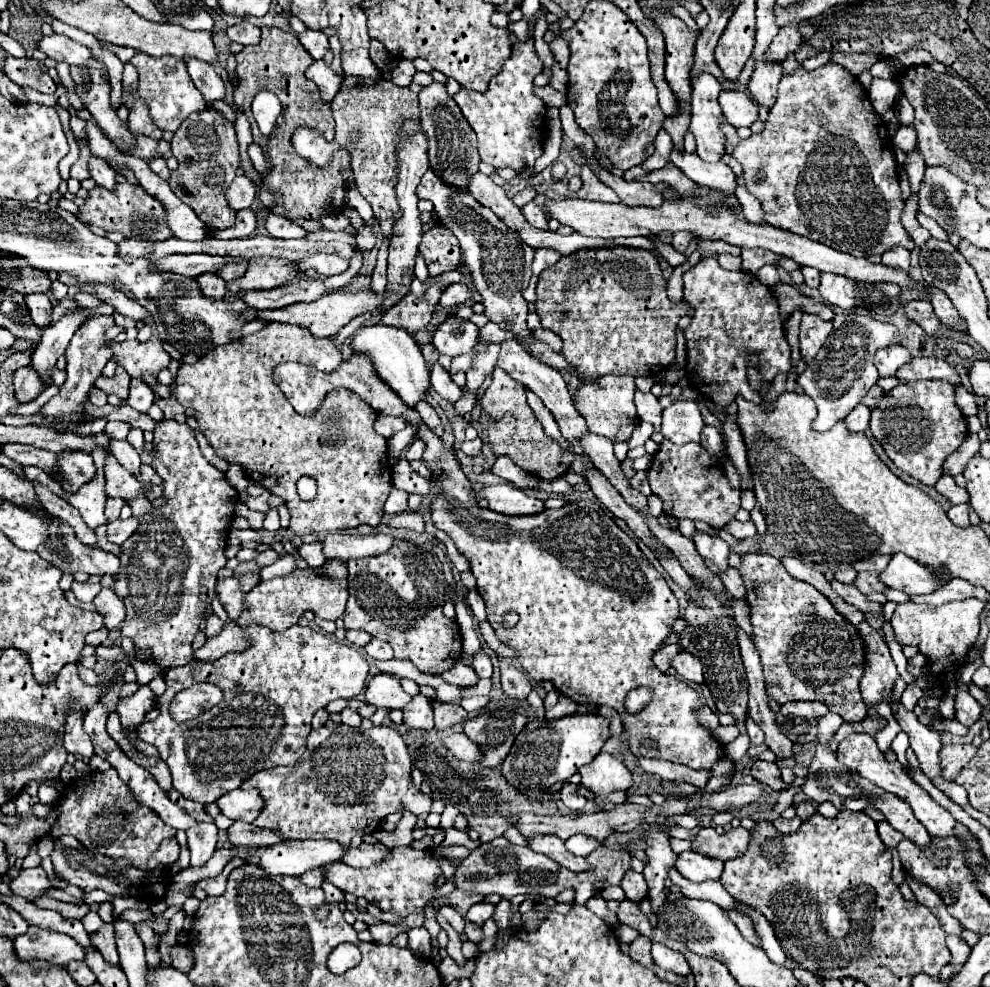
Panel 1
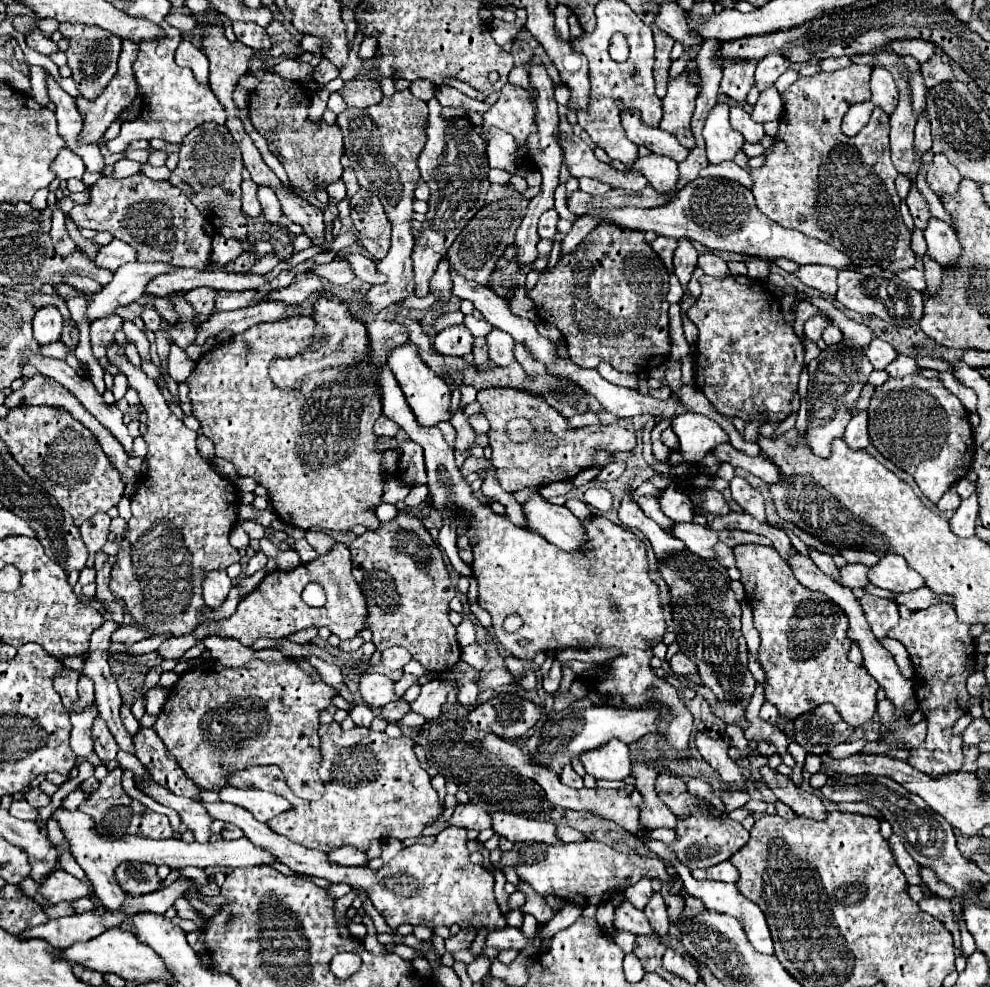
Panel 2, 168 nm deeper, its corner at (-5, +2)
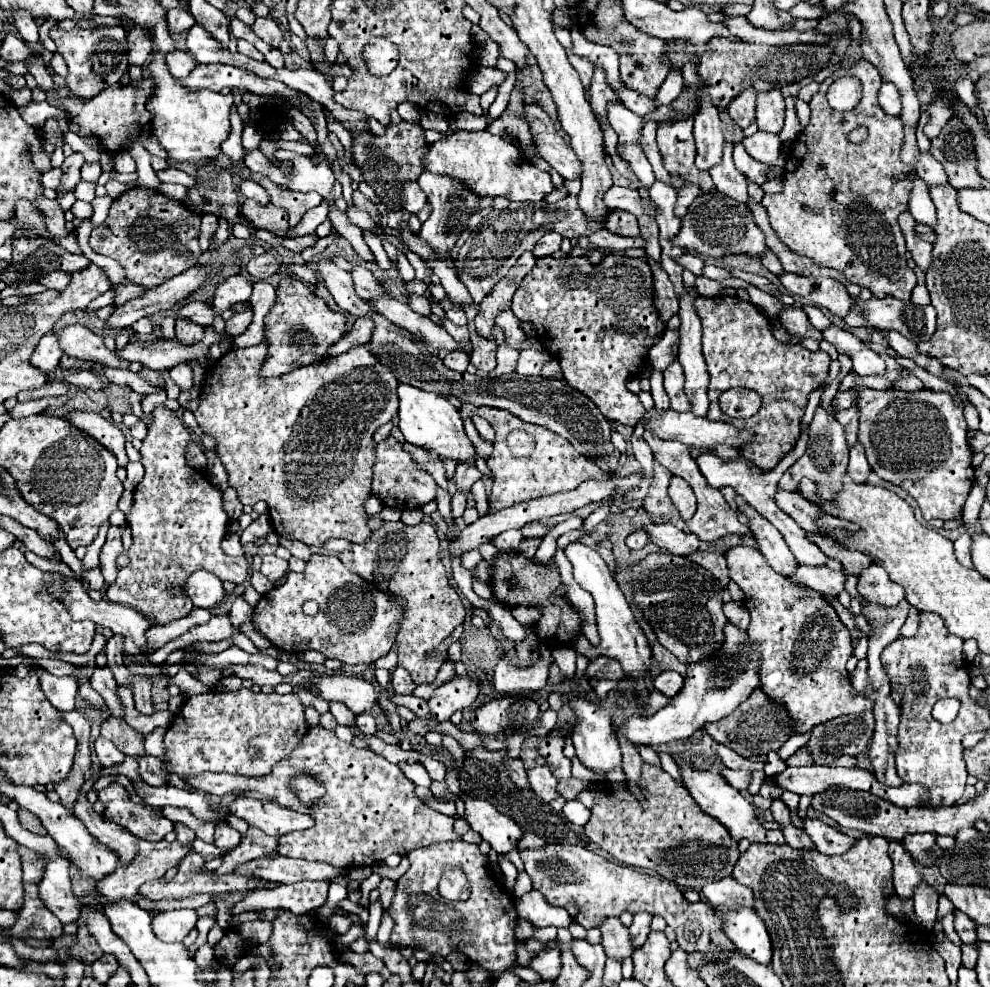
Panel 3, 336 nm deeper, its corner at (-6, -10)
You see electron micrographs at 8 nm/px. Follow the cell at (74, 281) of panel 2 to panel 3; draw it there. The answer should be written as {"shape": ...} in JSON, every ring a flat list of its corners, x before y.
{"shape":[[54,272,54,274,46,274,46,276,42,276,42,278,36,278,36,282,40,282,42,286,46,286,46,288,66,288,66,284,70,282,70,276,68,274,58,274,58,272]]}

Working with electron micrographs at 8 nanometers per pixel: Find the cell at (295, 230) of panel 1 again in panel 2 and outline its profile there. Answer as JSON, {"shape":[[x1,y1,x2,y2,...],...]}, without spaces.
{"shape":[[259,186,259,202,261,202,261,208,263,208,265,220,267,220,269,224,277,226,281,232,289,232,287,226,281,226,281,224,279,224,279,220,283,218,283,210,281,210,279,200,277,200,277,196,273,194,271,188]]}

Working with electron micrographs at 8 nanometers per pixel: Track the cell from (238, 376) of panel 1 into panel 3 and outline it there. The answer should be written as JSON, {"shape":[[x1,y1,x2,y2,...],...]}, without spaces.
{"shape":[[266,342,258,344,258,346,250,346,250,348,232,348,226,356,222,356,218,362,214,362,206,372,206,382,200,394,200,408,194,412,198,426,212,438,216,438,218,442,218,456,222,460,222,466,228,472,228,484,230,488,236,490,238,500,244,506,254,506,258,500,264,500,268,504,268,516,272,520,272,526,276,530,276,534,286,536,290,540,300,540,308,546,322,546,328,538,344,538,348,542,354,544,362,544,368,540,370,536,370,528,368,528,368,514,364,512,364,500,370,498,370,484,372,484,372,466,374,466,374,432,380,424,386,424,392,420,392,416,396,416,398,412,398,380,394,378,394,374,390,372,388,366,380,364,374,354,368,350,368,346,358,346,356,350,350,350,348,354,342,354,338,358,330,358,324,360,320,364,310,364,306,368,294,370,290,374,286,374,284,378,260,378,258,372,264,364,268,346]]}

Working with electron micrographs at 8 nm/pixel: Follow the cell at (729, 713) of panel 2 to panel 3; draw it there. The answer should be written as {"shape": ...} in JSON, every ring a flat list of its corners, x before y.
{"shape":[[756,688,746,702,742,702,732,714,726,718,706,724,706,732,718,742,740,754,742,758,764,756,768,752,778,752,780,746,794,734,794,724,790,722,790,714,786,714,784,706,778,706,772,698,766,698,762,688]]}

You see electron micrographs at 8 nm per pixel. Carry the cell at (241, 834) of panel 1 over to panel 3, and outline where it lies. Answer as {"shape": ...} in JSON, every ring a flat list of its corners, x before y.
{"shape":[[228,824,216,826,216,840,214,840,214,844,220,850,234,850,240,844,240,832,230,828]]}

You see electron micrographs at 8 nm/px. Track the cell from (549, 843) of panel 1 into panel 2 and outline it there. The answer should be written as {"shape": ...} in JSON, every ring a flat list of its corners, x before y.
{"shape":[[493,812,493,830,511,842,545,842,551,846,563,844,553,822,529,820,507,812]]}

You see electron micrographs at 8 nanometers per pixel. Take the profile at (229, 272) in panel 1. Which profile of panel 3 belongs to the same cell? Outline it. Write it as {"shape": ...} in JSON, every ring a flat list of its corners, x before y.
{"shape":[[134,186,112,202,104,226,100,224,92,230,90,246,96,254,104,254,120,262,126,272,126,278,120,284,134,282,154,288,194,266,194,260,202,252,198,240,192,242,190,238,198,238,198,234,200,216,188,212,180,200,172,200,150,188]]}

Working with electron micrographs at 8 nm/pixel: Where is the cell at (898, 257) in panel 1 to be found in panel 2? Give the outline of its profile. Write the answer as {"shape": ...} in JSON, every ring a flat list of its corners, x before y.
{"shape":[[915,268,899,270,897,276,899,276,901,280,905,280,911,288,915,288,915,290,919,290,919,292,925,290,925,278,923,278,923,272,921,272,921,270,915,270]]}

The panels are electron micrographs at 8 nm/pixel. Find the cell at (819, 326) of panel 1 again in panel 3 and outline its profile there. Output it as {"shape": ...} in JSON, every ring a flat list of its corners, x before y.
{"shape":[[782,306,780,312,778,312,778,318,780,318,780,324,786,328,788,334,792,336,802,336,802,338,812,338,812,340,822,340,822,332,816,330,808,316,804,314,802,308,794,308,794,306]]}

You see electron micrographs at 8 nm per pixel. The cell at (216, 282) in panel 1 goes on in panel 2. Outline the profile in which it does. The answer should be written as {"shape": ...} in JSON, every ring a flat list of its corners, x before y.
{"shape":[[207,286,193,288,185,294,185,298,193,304,193,308,199,316,209,316,215,312,215,296,217,296,217,290,207,288]]}

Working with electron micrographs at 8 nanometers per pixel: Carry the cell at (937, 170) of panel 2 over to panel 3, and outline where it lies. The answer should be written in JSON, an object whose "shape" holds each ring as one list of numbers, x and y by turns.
{"shape":[[924,152,924,154,918,156,918,176,926,184,944,184,944,182,948,182,942,164,938,160,934,160,934,156,930,152]]}

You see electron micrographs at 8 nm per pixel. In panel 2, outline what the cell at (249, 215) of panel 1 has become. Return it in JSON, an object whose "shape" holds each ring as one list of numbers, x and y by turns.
{"shape":[[215,236,213,238,213,256,211,260,215,264,227,264,231,260,235,260,239,254,243,252,243,240,239,238,221,238,221,236]]}

